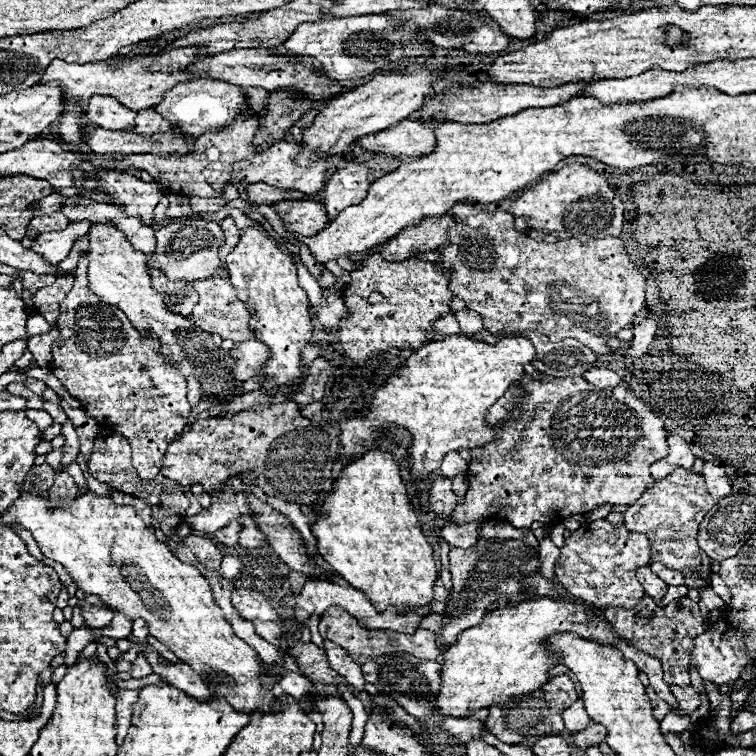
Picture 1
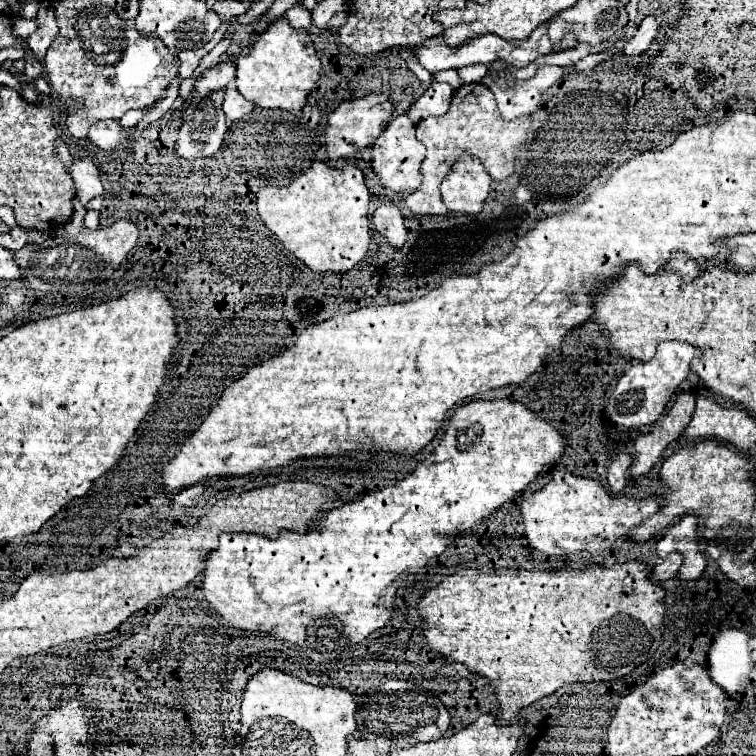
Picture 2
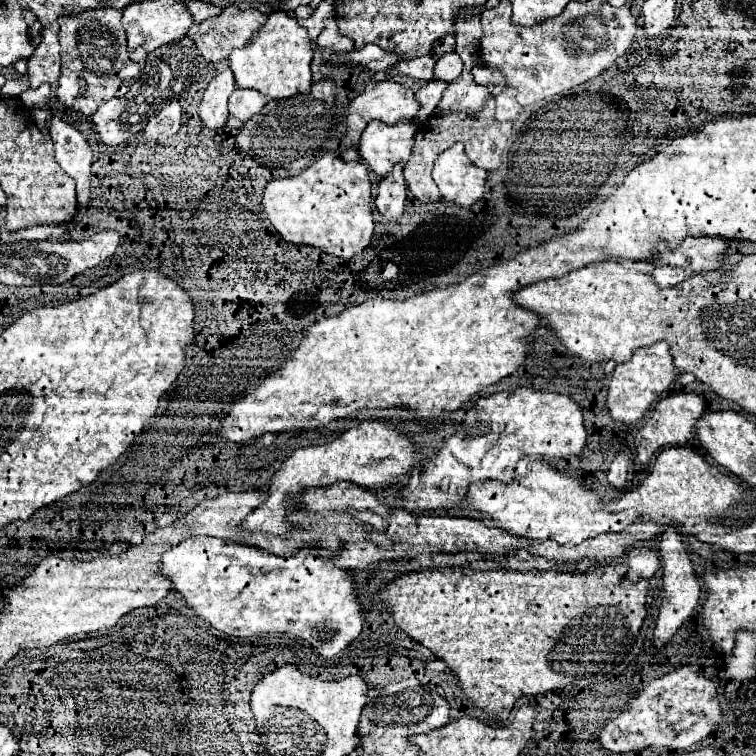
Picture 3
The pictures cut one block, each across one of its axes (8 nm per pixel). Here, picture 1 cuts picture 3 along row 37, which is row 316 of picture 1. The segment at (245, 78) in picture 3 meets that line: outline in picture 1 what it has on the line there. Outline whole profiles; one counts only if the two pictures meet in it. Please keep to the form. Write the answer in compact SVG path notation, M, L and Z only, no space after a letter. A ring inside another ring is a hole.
M258 222L240 232L238 246L226 256L226 268L230 272L230 282L238 290L238 298L246 302L252 314L250 326L256 330L256 340L264 342L272 354L262 370L262 376L270 376L270 380L262 382L262 388L266 392L276 392L280 386L292 386L294 392L298 392L302 386L300 352L310 342L312 324L308 316L308 296L296 280L296 266L276 244L266 226Z

